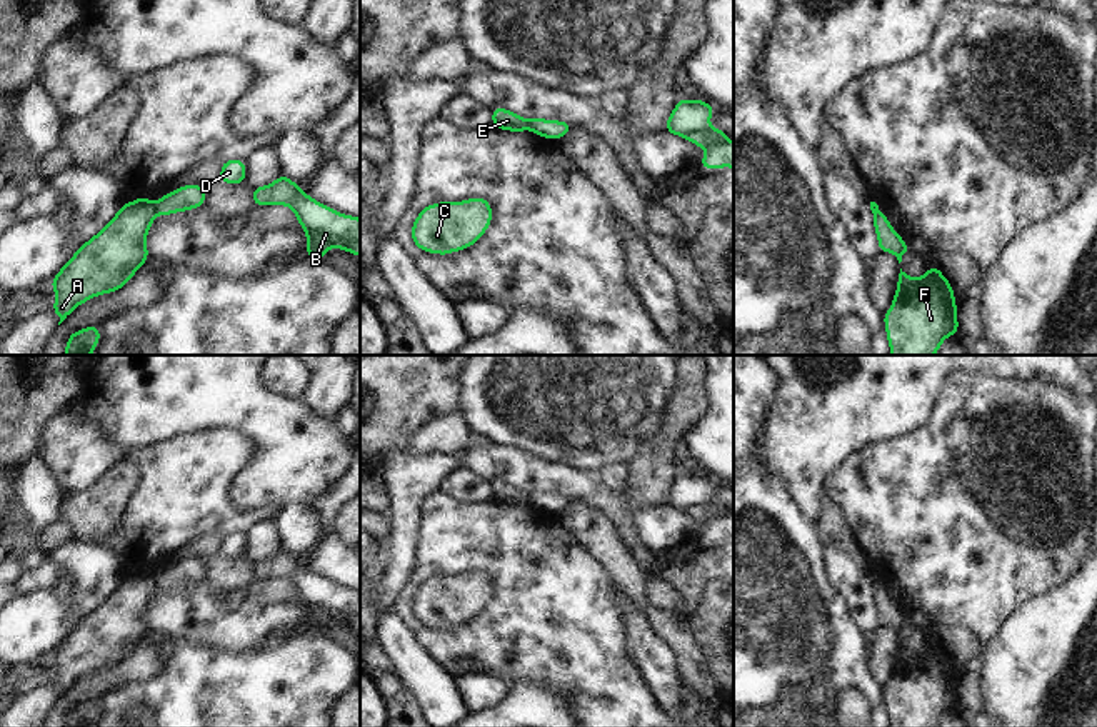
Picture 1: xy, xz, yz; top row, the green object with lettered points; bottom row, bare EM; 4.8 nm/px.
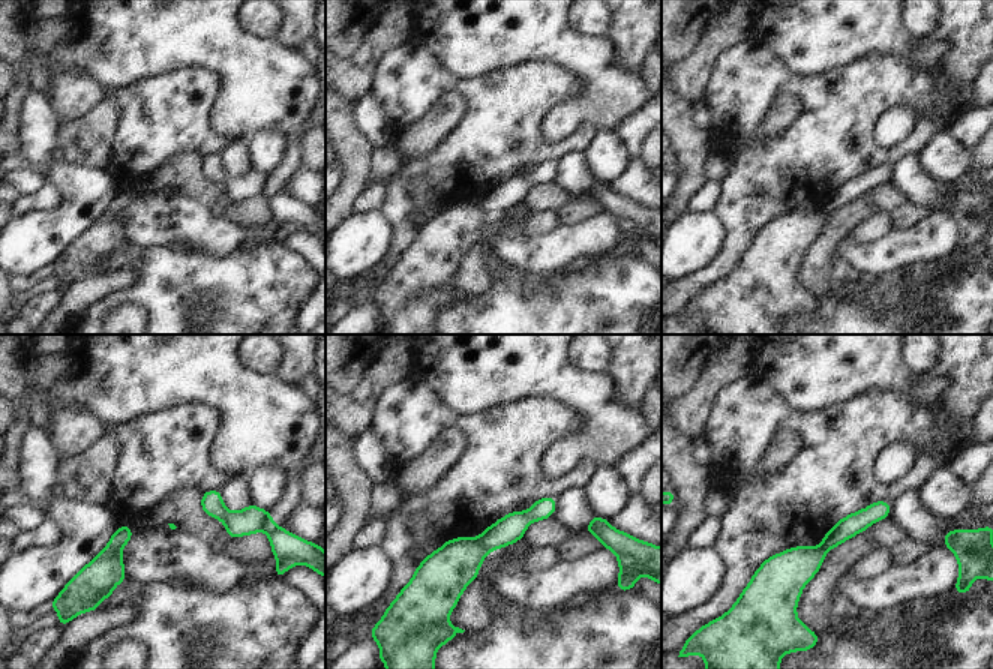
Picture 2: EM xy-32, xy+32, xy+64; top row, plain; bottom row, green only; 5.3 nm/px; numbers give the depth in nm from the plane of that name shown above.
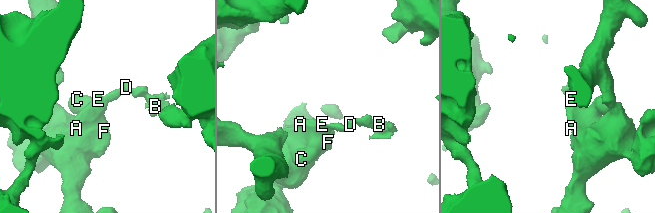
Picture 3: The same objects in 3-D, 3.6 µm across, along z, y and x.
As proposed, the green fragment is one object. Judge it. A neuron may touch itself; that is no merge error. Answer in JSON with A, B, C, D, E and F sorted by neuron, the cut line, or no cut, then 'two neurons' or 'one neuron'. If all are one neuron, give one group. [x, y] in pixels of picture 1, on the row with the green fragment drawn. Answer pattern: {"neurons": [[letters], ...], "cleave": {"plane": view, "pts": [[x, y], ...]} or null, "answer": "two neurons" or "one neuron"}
{"neurons": [["A", "C", "E", "F"], ["B", "D"]], "cleave": {"plane": "xy", "pts": [[150, 204], [155, 212]]}, "answer": "two neurons"}

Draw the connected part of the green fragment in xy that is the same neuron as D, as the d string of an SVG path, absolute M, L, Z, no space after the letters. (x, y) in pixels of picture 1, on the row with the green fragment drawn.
M230 158L220 168L220 180L223 183L243 183L245 182L245 160Z

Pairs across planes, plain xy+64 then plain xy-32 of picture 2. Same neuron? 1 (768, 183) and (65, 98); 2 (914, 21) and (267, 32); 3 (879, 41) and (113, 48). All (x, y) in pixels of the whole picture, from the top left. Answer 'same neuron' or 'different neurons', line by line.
1: same neuron
2: same neuron
3: same neuron

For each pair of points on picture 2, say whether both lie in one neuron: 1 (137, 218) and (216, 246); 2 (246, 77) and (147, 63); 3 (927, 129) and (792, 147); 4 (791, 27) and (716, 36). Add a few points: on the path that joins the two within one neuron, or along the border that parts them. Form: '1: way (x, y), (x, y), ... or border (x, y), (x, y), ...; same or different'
1: way (156, 219), (188, 222), (197, 228); same
2: way (222, 54), (171, 54); same
3: way (894, 153), (825, 149); same
4: border (750, 15), (750, 30), (746, 38); different

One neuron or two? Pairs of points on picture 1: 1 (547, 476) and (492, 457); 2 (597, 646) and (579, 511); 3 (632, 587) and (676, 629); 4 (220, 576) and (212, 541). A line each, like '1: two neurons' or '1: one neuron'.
1: one neuron
2: two neurons
3: one neuron
4: one neuron

